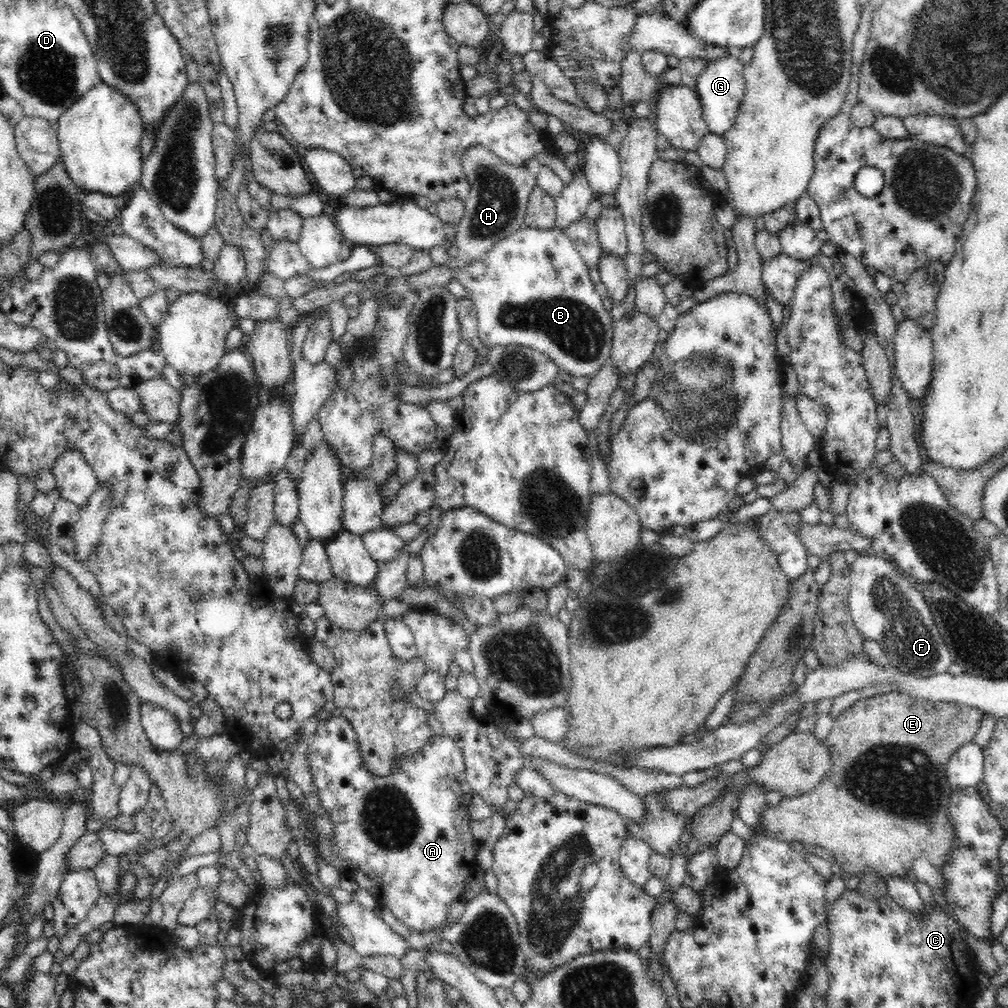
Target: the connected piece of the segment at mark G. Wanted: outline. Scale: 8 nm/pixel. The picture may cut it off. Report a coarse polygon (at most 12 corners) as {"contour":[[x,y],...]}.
{"contour":[[736,56],[709,62],[698,77],[709,132],[732,128],[745,93]]}

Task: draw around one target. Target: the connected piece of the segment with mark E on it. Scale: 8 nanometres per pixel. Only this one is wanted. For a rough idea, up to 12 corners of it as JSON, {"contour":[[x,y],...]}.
{"contour":[[898,691],[856,700],[828,772],[761,812],[847,876],[942,872],[947,762],[983,714]]}

